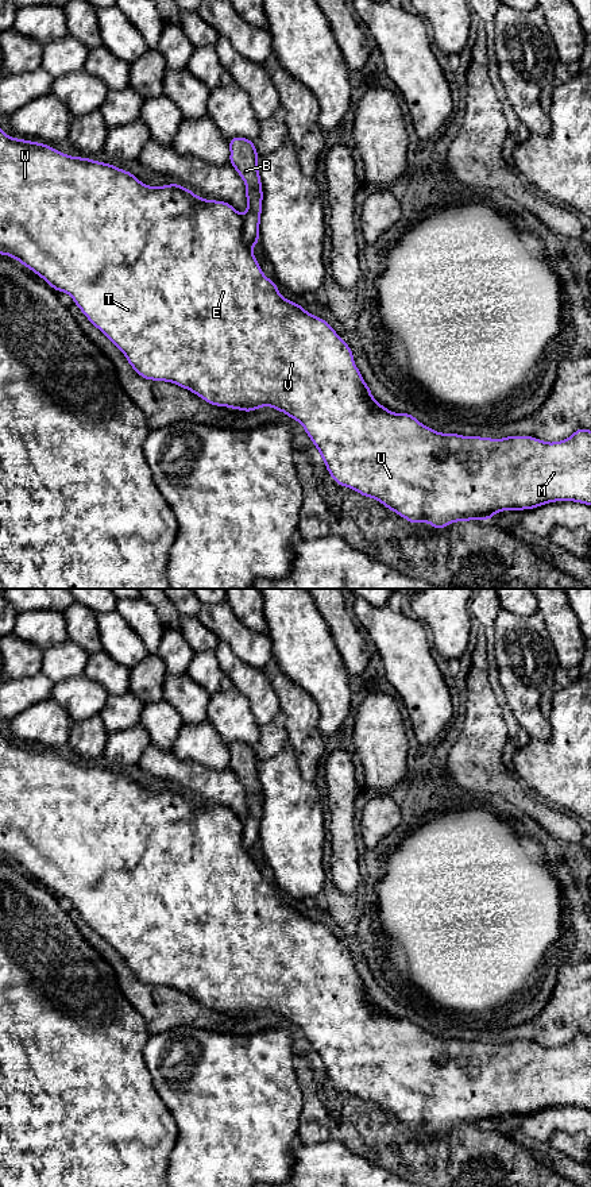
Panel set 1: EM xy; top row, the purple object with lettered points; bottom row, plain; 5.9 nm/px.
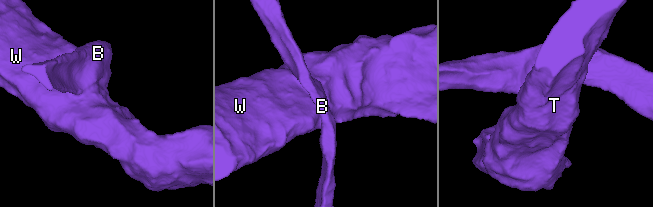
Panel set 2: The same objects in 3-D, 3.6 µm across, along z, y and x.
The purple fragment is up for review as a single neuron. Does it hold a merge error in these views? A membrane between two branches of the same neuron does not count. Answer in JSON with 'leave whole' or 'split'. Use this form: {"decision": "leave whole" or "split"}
{"decision": "split"}

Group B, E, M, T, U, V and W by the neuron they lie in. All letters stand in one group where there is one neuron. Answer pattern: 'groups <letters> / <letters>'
groups B / E M T U V W

